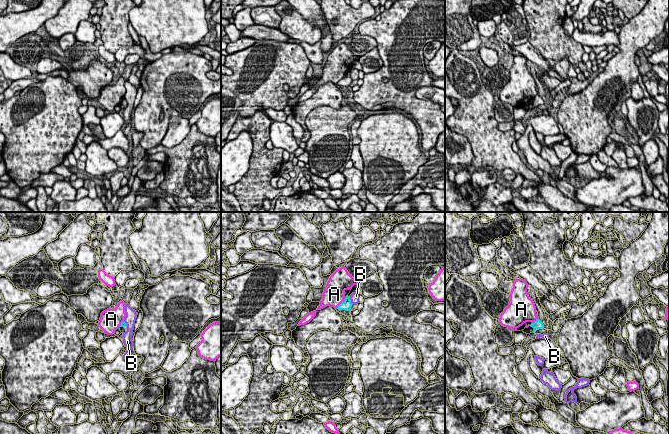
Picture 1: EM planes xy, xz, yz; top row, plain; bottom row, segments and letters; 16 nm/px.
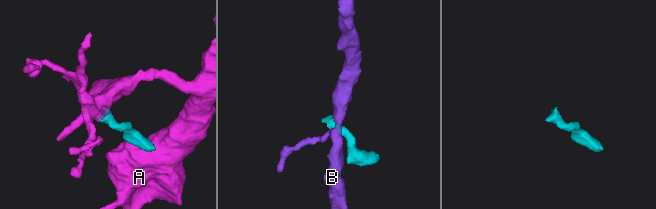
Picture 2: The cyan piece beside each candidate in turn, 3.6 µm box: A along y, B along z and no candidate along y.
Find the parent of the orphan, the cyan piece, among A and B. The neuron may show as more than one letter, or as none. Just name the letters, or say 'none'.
none

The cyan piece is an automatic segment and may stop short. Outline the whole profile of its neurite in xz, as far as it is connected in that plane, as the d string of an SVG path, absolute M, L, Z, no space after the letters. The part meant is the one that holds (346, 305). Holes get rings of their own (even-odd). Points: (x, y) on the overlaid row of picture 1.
M354 285L350 291L350 293L346 296L345 300L337 307L337 309L341 310L346 310L346 311L350 311L351 307L352 307L352 303L350 300L350 295L352 293L358 293L358 294L362 294L362 289L360 288L359 285Z

